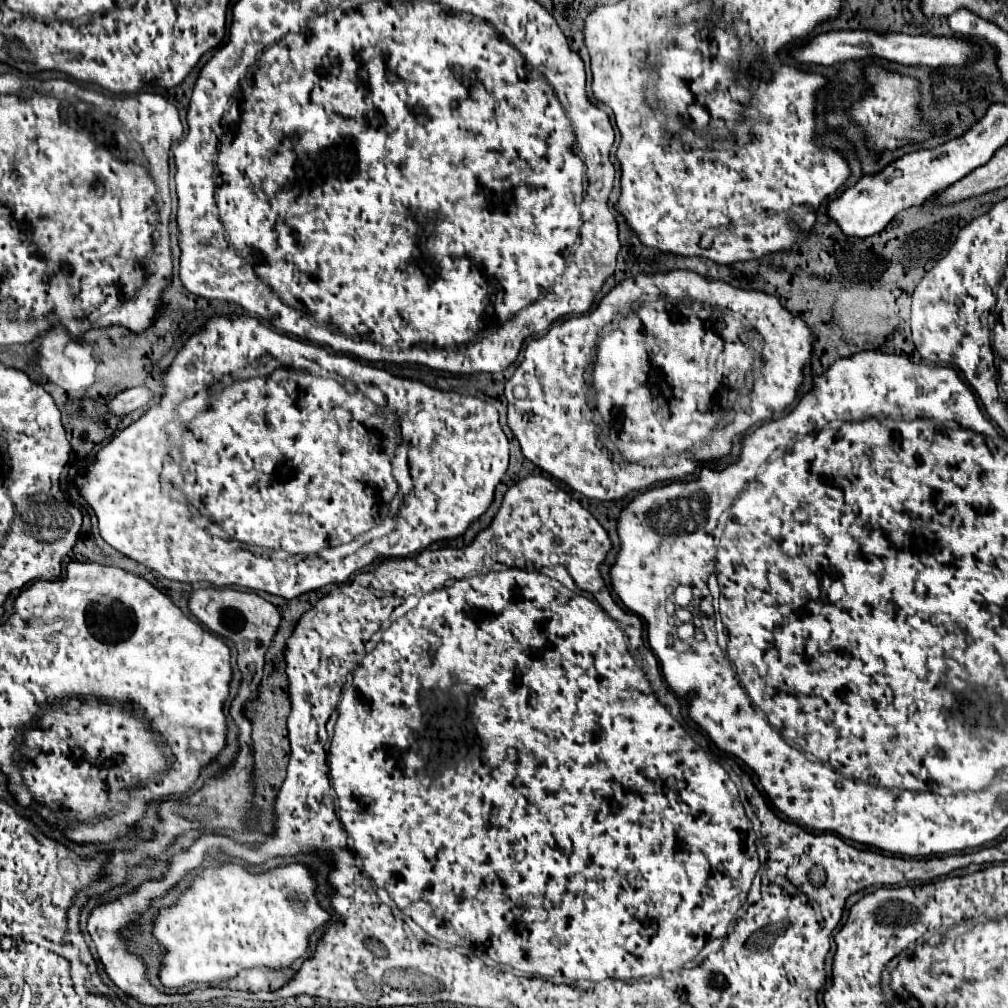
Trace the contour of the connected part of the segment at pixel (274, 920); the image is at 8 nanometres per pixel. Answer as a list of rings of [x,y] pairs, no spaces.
[[[293,863],[287,867],[271,869],[263,875],[251,875],[239,865],[219,865],[207,867],[195,879],[193,887],[177,901],[175,907],[157,913],[153,935],[165,947],[165,961],[161,967],[161,983],[165,987],[183,987],[189,983],[215,985],[217,981],[227,981],[247,967],[289,967],[295,959],[303,957],[307,951],[307,937],[311,931],[329,921],[329,913],[321,909],[315,901],[315,879],[311,871]]]

